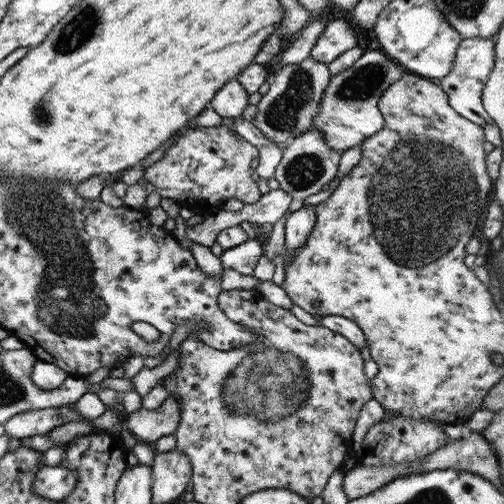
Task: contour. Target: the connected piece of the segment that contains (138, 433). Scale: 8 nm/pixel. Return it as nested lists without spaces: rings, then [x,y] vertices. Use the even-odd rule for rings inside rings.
[[[167,394],[163,403],[153,410],[139,409],[127,413],[125,426],[139,442],[153,442],[159,437],[171,434],[179,424],[179,401]]]

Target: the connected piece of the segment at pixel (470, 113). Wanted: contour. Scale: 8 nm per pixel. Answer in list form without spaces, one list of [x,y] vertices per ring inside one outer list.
[[[475,36],[475,38],[460,39],[459,46],[455,50],[451,70],[443,78],[440,78],[439,88],[447,95],[449,106],[457,114],[467,118],[477,126],[492,123],[491,117],[482,106],[481,91],[489,76],[489,71],[493,67],[493,57],[495,57],[494,41],[491,42],[489,38]]]

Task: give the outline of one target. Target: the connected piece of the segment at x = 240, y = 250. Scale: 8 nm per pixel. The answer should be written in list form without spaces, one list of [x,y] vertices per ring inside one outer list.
[[[246,240],[234,248],[223,250],[219,256],[223,269],[233,269],[240,275],[250,276],[253,268],[264,254],[256,240]]]

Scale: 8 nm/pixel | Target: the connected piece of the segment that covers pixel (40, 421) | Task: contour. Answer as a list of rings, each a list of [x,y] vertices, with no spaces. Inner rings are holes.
[[[59,407],[27,410],[8,418],[2,425],[4,432],[13,438],[45,434],[59,426]]]

